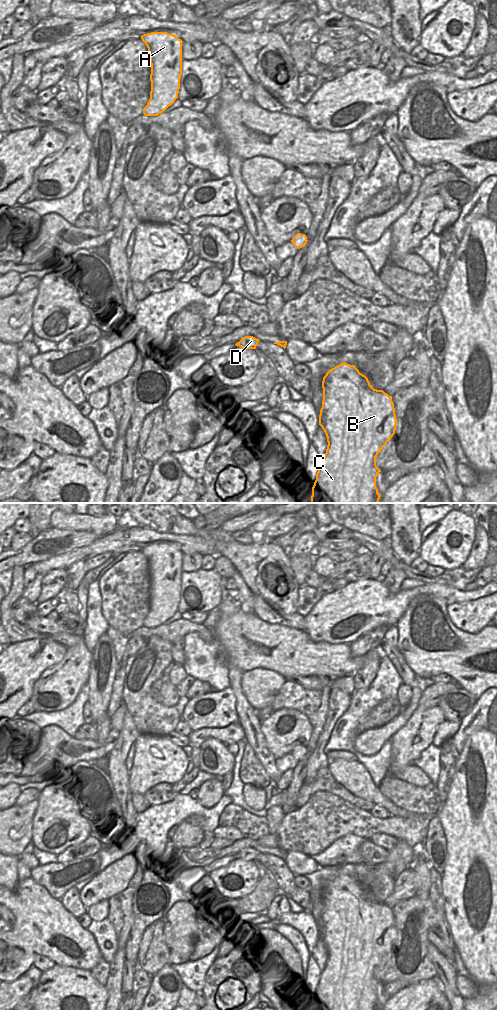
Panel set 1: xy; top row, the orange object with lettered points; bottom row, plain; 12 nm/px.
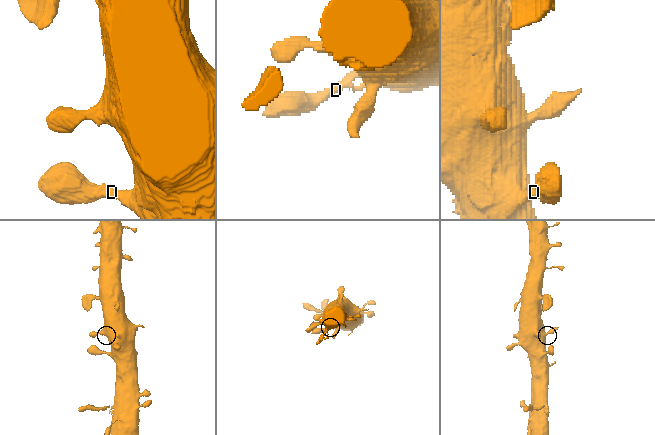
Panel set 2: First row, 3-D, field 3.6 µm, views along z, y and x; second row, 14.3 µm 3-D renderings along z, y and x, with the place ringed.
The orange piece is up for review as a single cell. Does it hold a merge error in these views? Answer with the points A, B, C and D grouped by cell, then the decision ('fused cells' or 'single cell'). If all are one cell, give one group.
A B C D; single cell

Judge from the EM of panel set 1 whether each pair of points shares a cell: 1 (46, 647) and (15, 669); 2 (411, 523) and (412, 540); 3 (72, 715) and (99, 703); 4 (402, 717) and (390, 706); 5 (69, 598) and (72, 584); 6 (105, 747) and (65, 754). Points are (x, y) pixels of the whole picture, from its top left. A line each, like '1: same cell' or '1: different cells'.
1: same cell
2: same cell
3: different cells
4: different cells
5: different cells
6: same cell

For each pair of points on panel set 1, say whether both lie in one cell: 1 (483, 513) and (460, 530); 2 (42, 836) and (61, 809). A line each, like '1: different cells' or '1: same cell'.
1: different cells
2: same cell

